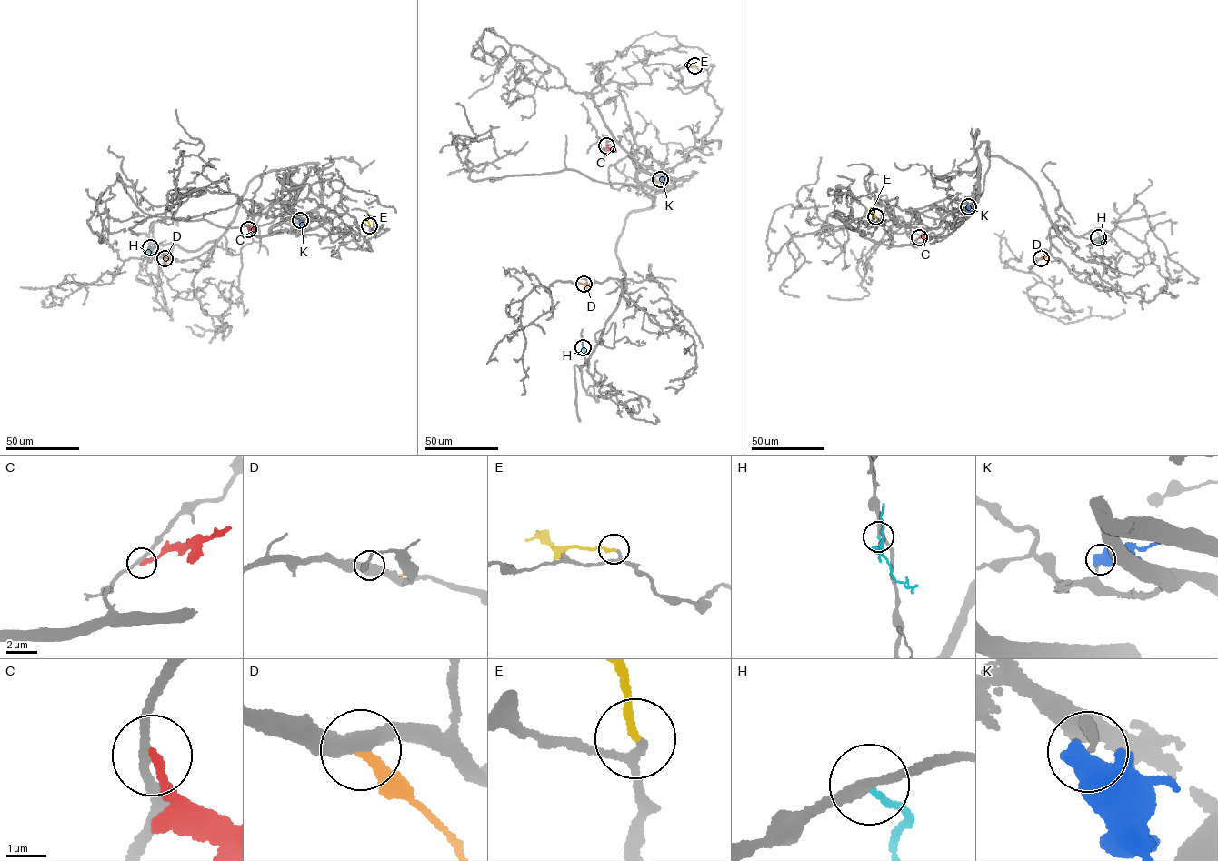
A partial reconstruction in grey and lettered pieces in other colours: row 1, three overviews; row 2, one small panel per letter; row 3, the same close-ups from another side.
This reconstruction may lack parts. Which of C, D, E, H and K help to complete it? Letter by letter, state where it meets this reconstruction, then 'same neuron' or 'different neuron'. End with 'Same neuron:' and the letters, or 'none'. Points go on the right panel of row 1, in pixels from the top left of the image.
C: meets grey at (919, 237); different neuron
D: meets grey at (1041, 258); different neuron
E: meets grey at (875, 216); same neuron
H: meets grey at (1098, 237); different neuron
K: meets grey at (968, 206); different neuron
Same neuron: E

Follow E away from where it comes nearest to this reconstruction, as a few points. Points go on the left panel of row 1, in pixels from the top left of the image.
E: (369, 225), (367, 215)

